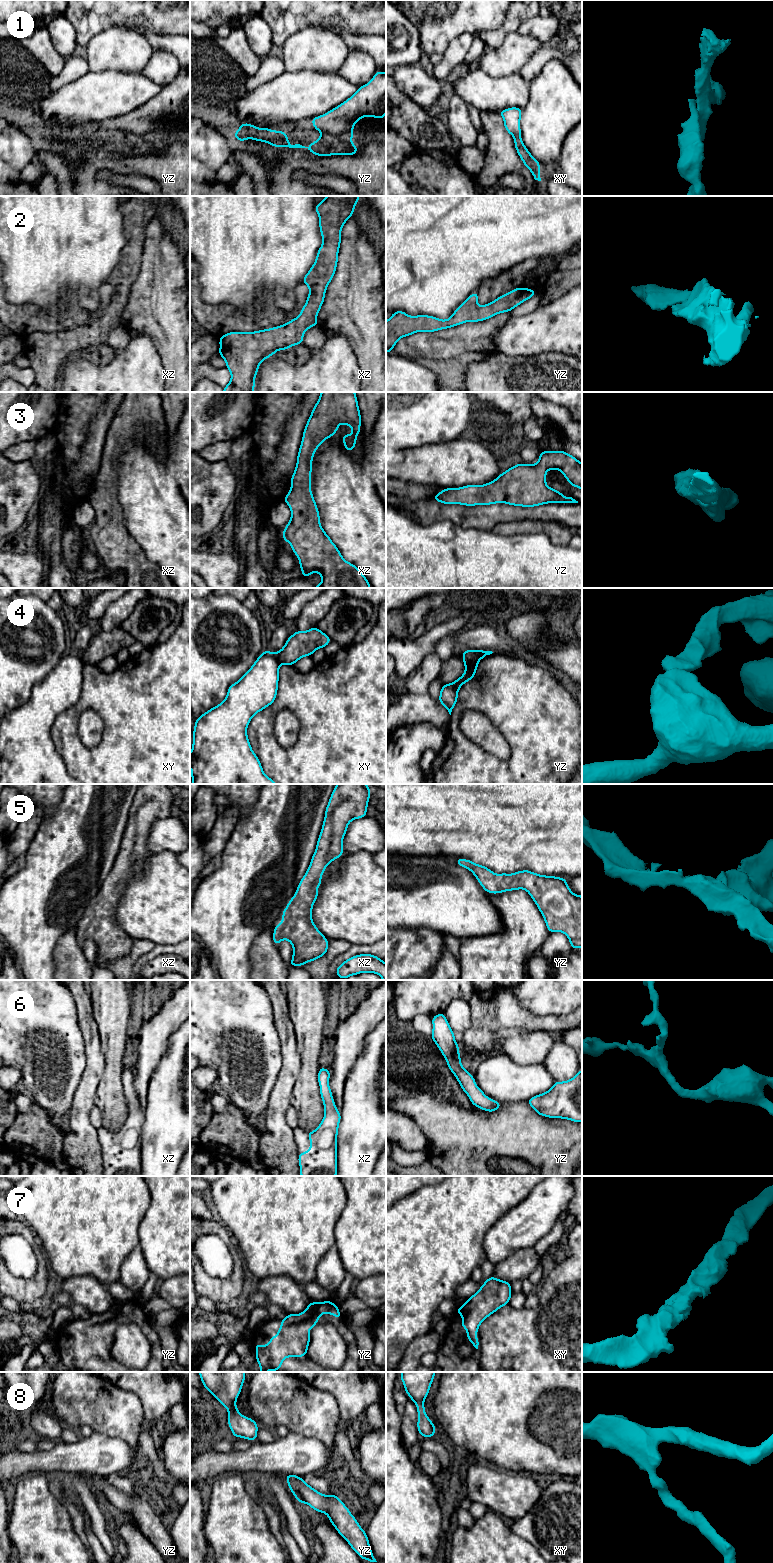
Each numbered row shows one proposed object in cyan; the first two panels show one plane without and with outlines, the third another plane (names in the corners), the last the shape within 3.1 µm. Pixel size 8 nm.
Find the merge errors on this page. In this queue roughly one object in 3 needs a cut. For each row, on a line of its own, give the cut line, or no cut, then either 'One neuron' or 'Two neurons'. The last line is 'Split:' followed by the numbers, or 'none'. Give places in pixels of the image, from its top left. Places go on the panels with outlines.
1: Split along yz (322, 132), (328, 132), (349, 141). Two neurons
2: No split. One neuron
3: No split. One neuron
4: Split along yz (477, 662), (465, 666). Two neurons
5: No split. One neuron
6: No split. One neuron
7: No split. One neuron
8: No split. One neuron
Split: 1, 4

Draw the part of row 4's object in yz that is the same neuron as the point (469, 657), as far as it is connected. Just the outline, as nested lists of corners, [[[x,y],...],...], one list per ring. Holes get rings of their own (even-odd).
[[[467,649],[463,651],[462,660],[465,666],[467,666],[467,665],[478,663],[482,658],[492,653],[493,653],[492,651]]]

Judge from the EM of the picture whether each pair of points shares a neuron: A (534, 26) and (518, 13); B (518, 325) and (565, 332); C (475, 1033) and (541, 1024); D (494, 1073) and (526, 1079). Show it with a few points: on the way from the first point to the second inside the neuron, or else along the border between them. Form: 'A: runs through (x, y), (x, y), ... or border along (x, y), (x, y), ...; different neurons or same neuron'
A: border along (539, 13), (527, 18), (516, 31); different neurons
B: runs through (530, 330), (553, 330); same neuron
C: runs through (491, 1020), (525, 1020); same neuron
D: runs through (502, 1079), (518, 1079); same neuron

